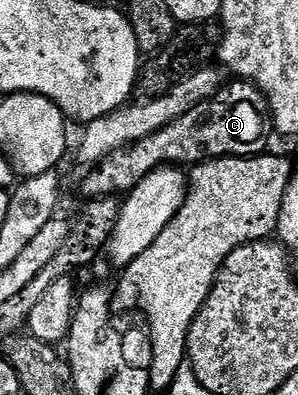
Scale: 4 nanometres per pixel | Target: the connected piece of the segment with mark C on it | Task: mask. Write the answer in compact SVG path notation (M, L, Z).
M228 82L212 99L189 109L189 113L177 121L94 164L83 179L83 191L88 200L119 197L131 192L145 176L159 167L183 163L194 165L224 157L246 157L258 148L255 146L262 141L267 127L269 131L267 98L259 88L254 83Z

